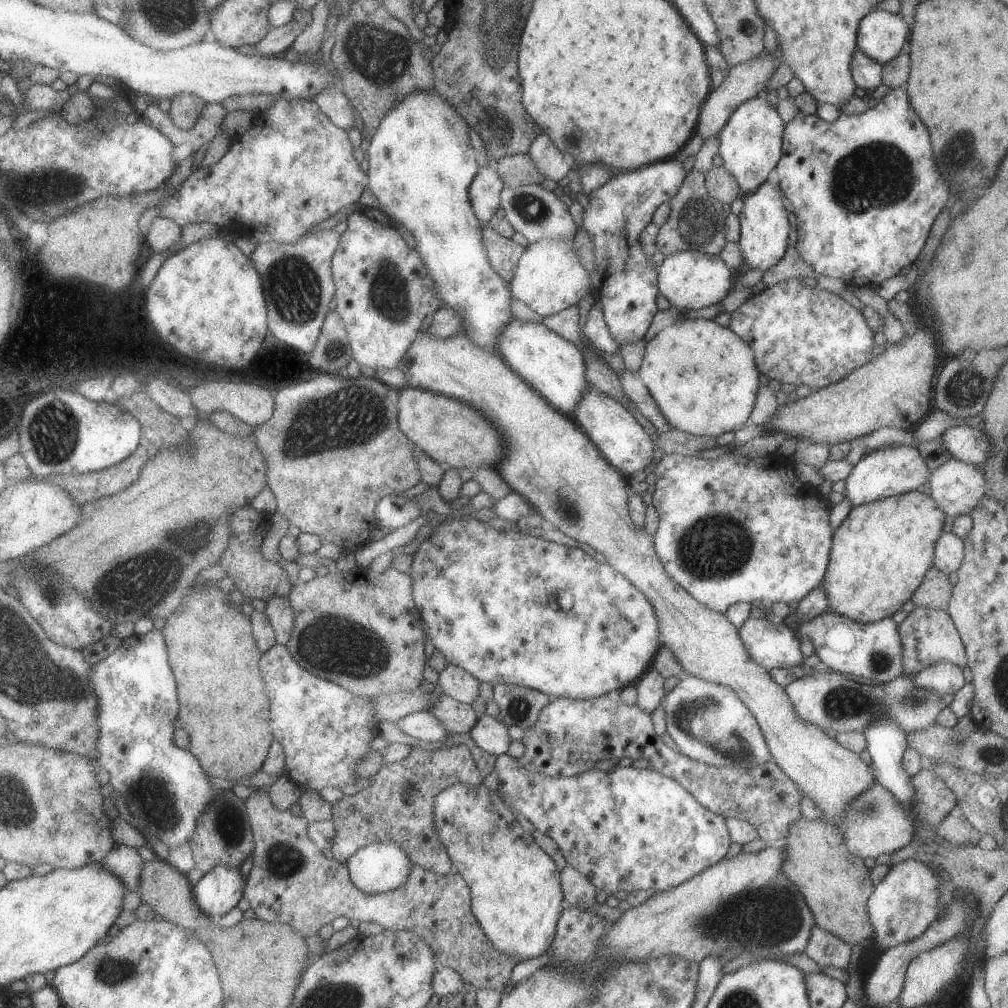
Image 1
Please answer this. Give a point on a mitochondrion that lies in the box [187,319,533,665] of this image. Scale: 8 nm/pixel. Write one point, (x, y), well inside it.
(318, 422)

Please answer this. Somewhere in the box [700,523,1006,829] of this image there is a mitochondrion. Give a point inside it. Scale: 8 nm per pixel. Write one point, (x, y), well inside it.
(843, 703)

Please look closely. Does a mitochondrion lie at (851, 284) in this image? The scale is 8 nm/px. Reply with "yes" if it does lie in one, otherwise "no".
no

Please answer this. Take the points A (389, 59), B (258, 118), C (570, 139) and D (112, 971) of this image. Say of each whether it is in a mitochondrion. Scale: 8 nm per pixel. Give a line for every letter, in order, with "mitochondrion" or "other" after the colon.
A: mitochondrion
B: other
C: mitochondrion
D: mitochondrion

